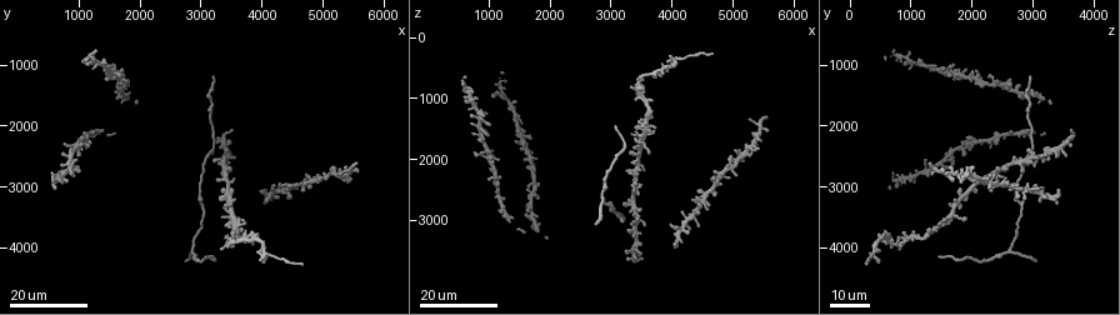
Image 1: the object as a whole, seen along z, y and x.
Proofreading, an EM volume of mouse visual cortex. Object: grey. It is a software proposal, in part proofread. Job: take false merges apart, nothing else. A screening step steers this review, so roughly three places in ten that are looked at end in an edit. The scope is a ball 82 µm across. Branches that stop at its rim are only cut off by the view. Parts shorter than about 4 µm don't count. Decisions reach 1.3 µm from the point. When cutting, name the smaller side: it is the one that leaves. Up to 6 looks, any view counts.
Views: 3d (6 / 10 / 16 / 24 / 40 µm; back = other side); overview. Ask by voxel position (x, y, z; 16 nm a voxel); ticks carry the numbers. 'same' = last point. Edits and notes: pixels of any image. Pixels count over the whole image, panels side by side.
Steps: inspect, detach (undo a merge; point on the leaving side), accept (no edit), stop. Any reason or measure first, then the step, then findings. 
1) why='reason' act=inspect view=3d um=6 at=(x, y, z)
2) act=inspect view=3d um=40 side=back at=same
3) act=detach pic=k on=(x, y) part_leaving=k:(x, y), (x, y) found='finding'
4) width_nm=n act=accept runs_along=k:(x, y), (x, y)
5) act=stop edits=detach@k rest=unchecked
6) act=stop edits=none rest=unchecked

act=inspect view=3d um=16 at=(3150, 1500, 2900)

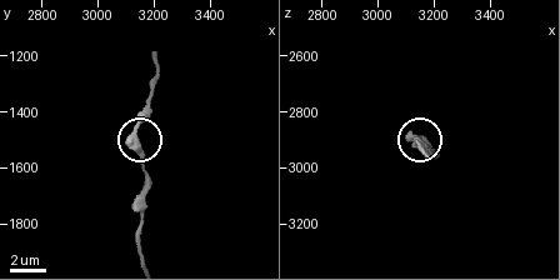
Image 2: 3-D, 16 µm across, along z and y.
why='zoom in' act=inspect view=3d um=10 at=(3100, 1510, 2900)

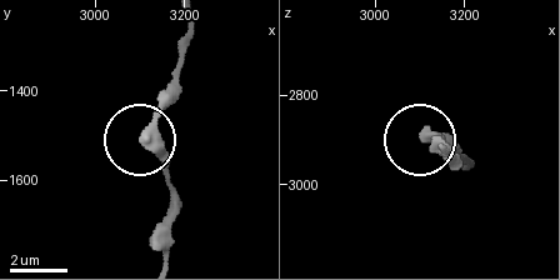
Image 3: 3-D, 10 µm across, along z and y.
act=accept runs_along=3:(165, 258), (173, 194), (163, 165), (139, 136), (178, 88) found='one cell here'

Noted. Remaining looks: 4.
why='three arms meet' act=inspect view=3d um=16 at=(2950, 3250, 2750)

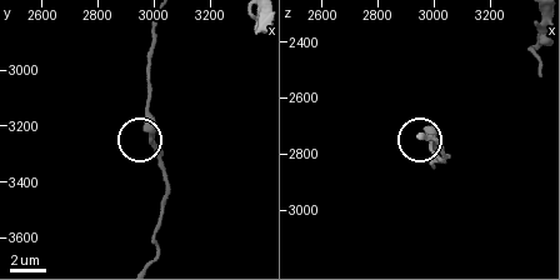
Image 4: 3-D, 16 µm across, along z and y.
act=inspect view=3d um=10 at=(2990, 3250, 2780)

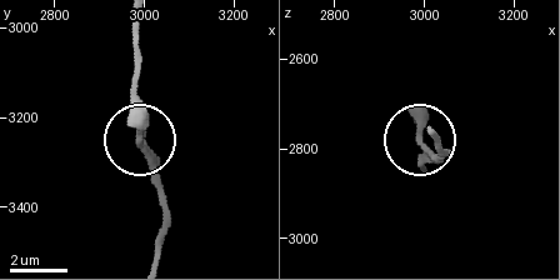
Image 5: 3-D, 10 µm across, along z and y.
arms=3 act=accept found='one cell here'

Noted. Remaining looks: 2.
why='looks like a crossing' act=inspect view=3d um=24 at=(4050, 4150, 400)

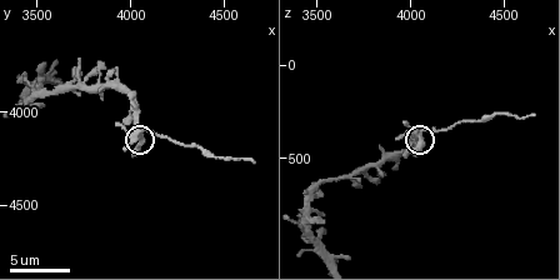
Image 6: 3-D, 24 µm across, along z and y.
act=inspect view=3d um=10 at=(4060, 4100, 360)

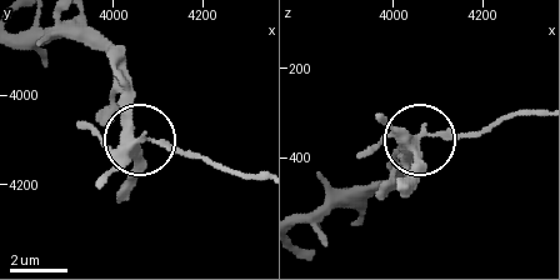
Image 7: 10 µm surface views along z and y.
arms=4 act=detach pic=7 on=(181, 149) part_leaving=7:(139, 136), (165, 139), (238, 173), (259, 173) found='two cells meet here'

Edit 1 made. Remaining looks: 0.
act=stop edits=detach@7 rest=unchecked

